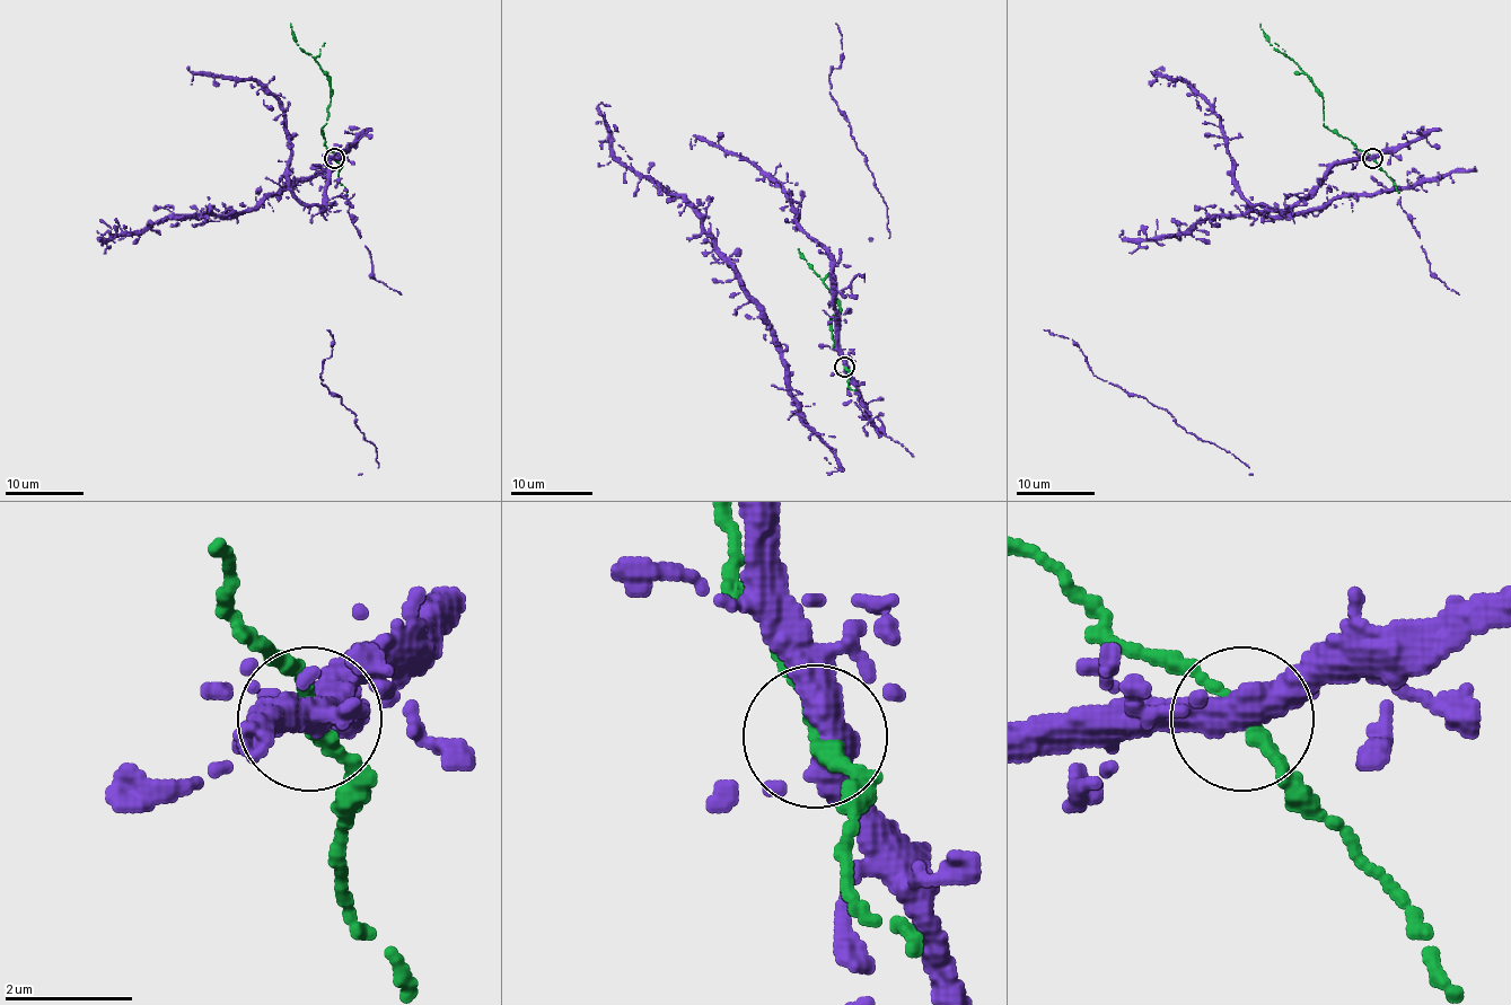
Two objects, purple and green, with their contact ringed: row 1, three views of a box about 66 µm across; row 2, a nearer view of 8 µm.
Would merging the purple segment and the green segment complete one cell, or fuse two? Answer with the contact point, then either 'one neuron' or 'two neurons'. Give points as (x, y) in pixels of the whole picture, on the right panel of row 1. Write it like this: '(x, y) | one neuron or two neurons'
(1372, 158) | one neuron

